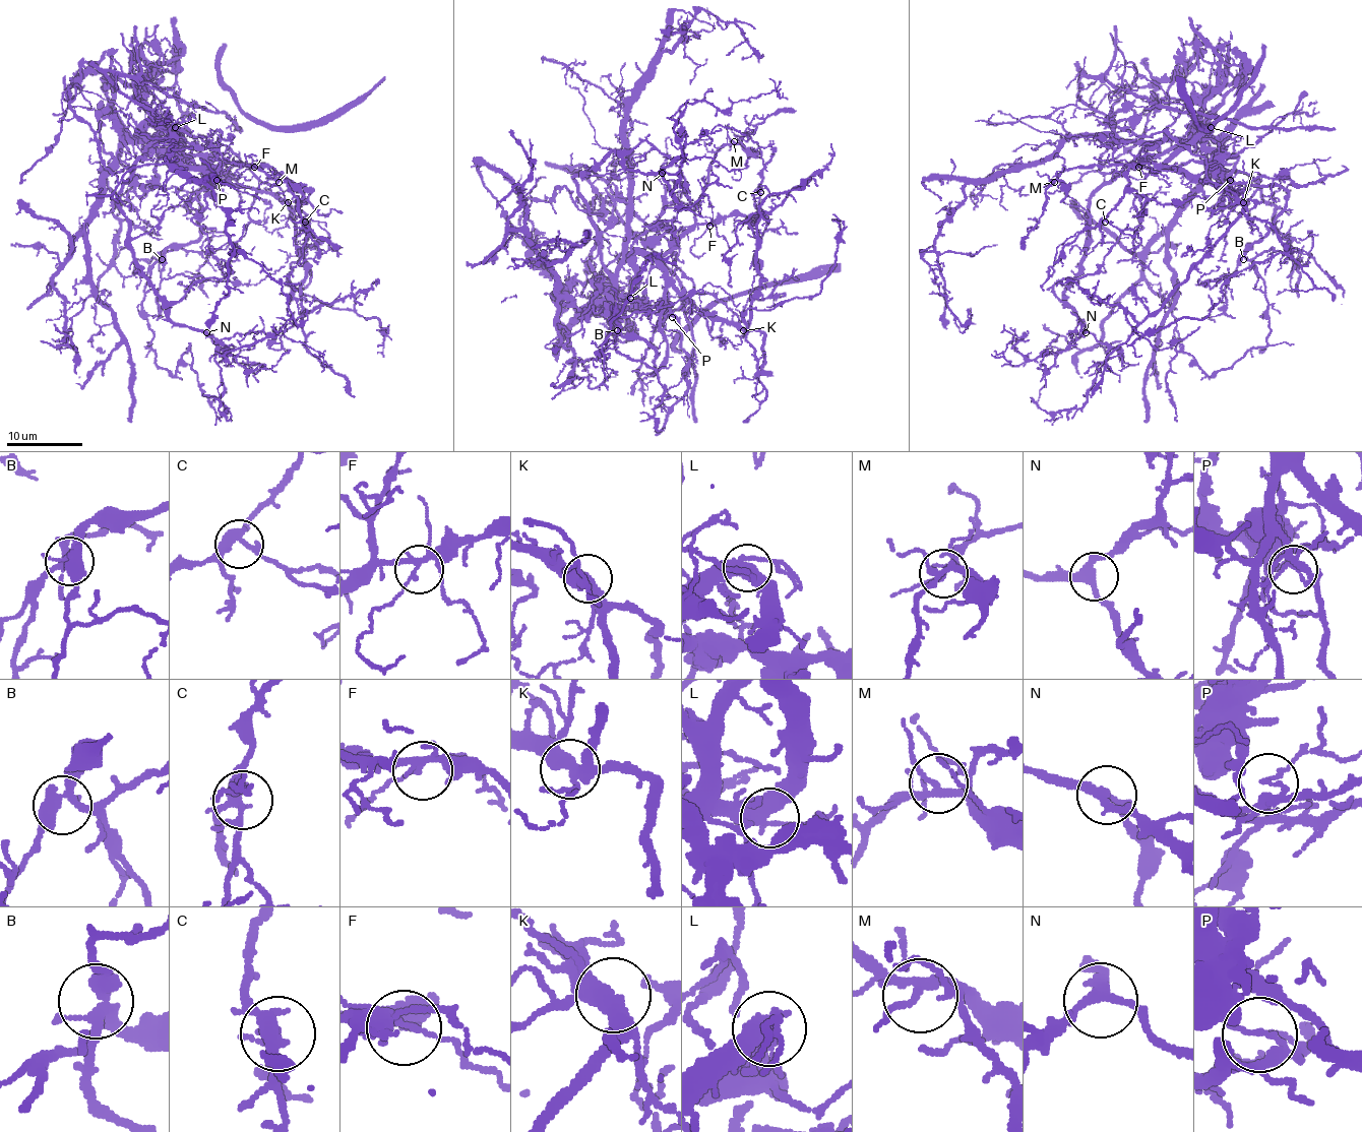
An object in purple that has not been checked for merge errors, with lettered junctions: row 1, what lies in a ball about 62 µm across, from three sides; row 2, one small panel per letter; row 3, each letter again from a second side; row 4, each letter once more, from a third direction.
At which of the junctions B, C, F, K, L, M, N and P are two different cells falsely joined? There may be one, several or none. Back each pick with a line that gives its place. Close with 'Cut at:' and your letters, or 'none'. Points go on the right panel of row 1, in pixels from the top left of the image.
K: place (1243, 202)
Cut at: K

